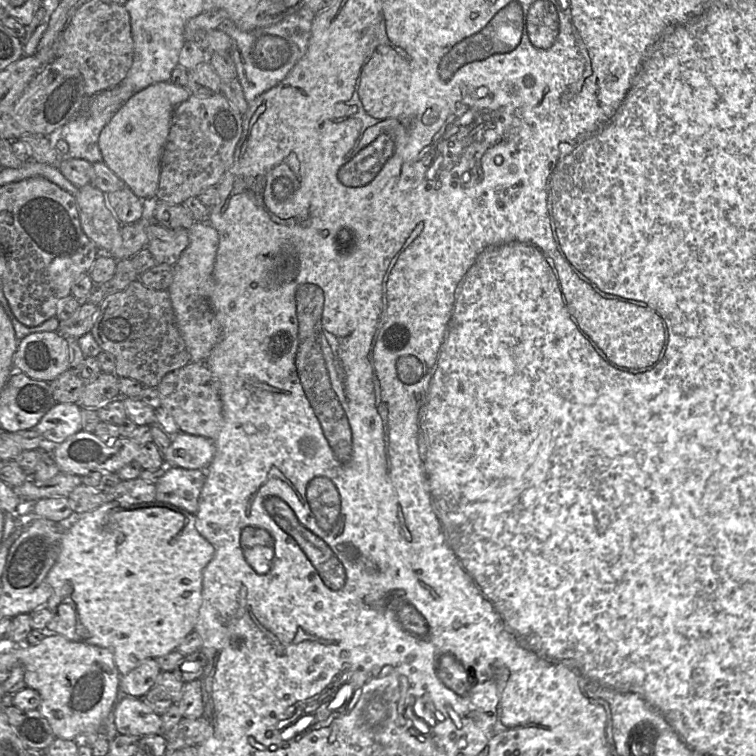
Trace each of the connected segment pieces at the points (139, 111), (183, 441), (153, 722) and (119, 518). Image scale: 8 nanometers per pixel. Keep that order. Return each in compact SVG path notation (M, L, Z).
M171 82L152 84L131 96L99 135L103 162L143 201L143 207L152 206L151 199L155 199L158 190L161 158L174 109L190 95L187 88Z
M178 432L166 452L166 466L206 470L215 455L214 442L204 436Z
M124 695L113 709L113 721L118 734L143 737L162 733L161 716L143 699Z
M112 500L95 510L78 514L72 522L66 525L57 560L46 578L53 588L53 593L46 604L52 613L52 619L46 628L50 633L58 633L71 641L83 642L111 650L119 674L125 675L145 659L164 656L176 650L182 640L195 630L202 604L203 575L213 556L213 546L196 529L195 515L170 503L155 500L139 504L126 504Z

